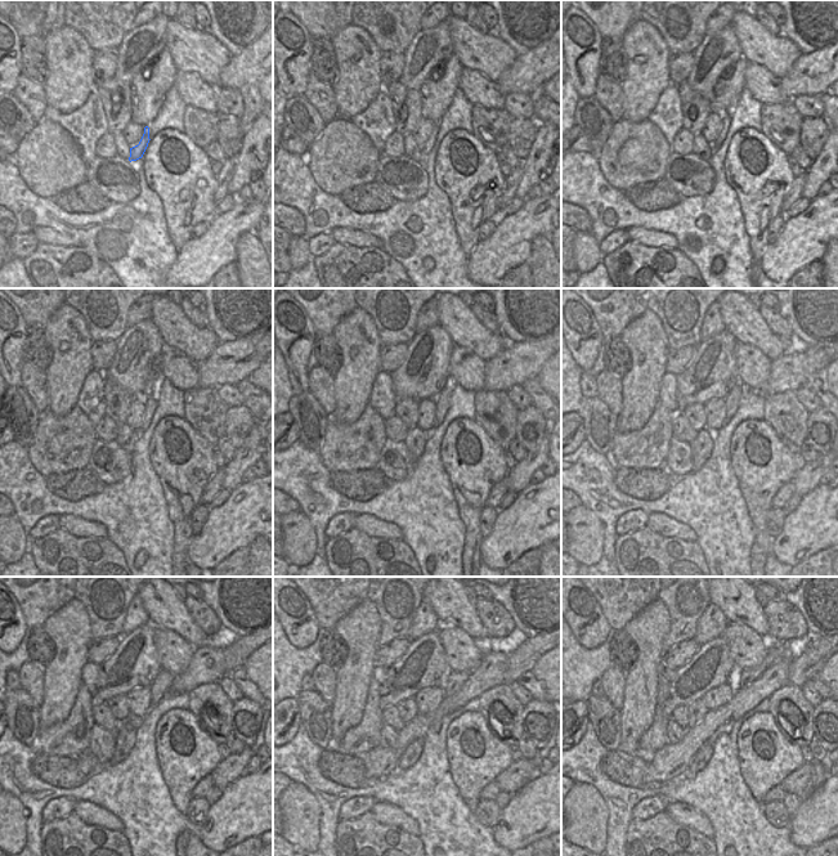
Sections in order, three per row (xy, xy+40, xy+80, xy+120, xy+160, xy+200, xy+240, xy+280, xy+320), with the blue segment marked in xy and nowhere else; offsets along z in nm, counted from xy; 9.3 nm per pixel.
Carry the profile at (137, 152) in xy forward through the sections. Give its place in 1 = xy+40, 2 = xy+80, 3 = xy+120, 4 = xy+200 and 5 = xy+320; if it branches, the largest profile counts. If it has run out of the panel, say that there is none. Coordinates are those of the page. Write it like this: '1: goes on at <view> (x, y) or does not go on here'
1: goes on at xy+40 (426, 148)
2: goes on at xy+80 (726, 117)
3: goes on at xy+120 (149, 400)
4: goes on at xy+200 (733, 400)
5: goes on at xy+320 (776, 650)

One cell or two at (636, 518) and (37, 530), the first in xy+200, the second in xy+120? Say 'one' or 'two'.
one

